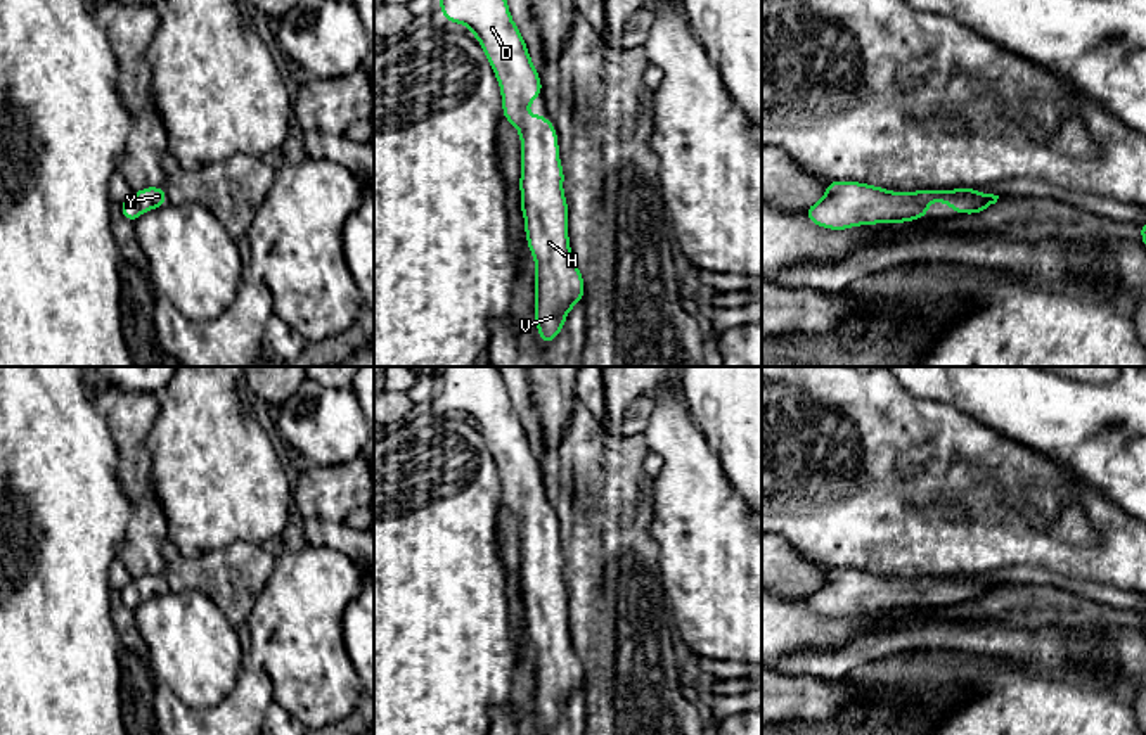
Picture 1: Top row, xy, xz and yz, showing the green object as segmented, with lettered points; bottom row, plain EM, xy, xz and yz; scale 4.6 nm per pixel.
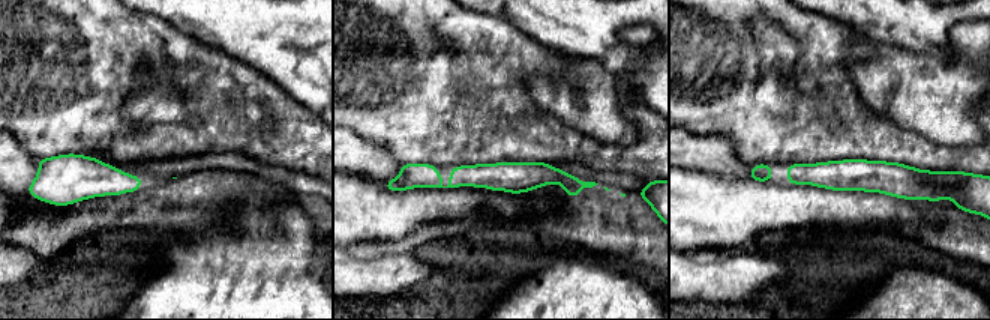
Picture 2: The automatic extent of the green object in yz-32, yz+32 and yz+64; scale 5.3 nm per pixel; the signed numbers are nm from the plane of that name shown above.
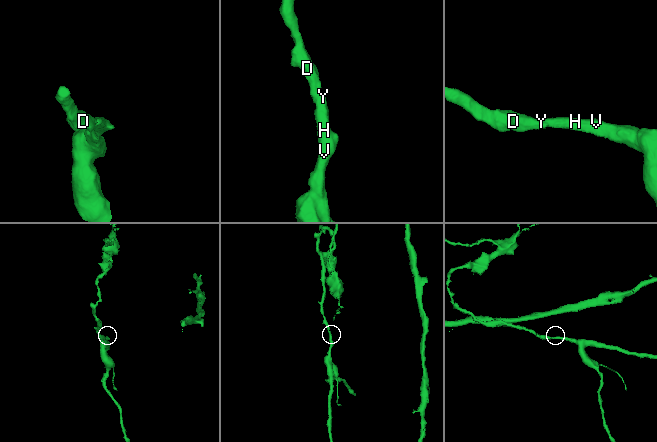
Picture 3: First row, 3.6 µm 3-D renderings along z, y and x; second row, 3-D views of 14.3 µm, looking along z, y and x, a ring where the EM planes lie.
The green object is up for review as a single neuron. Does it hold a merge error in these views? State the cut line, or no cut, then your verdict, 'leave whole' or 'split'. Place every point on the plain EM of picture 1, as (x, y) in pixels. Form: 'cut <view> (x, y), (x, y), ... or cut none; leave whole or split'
cut none; leave whole

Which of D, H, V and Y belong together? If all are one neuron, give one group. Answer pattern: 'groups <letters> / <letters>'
groups D H V Y

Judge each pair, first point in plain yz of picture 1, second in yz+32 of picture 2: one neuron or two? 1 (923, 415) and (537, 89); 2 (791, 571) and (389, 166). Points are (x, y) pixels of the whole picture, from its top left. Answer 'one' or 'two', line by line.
1: two
2: one

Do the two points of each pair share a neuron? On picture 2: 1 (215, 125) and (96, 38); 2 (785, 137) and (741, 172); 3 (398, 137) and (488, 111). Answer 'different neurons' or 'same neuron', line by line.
1: same neuron
2: different neurons
3: same neuron

